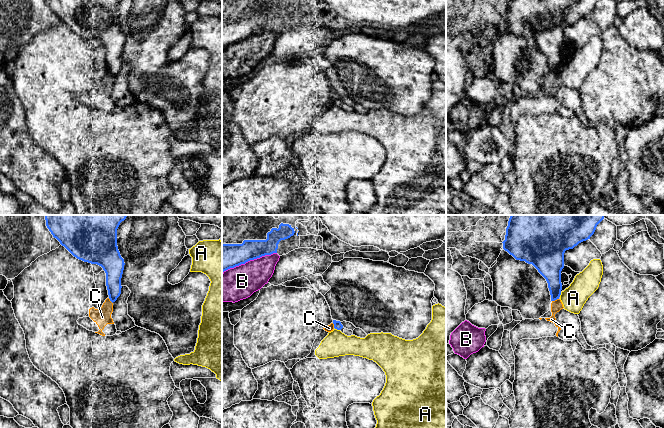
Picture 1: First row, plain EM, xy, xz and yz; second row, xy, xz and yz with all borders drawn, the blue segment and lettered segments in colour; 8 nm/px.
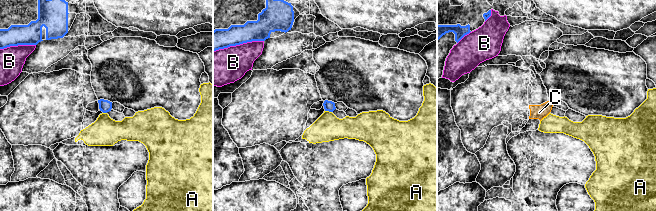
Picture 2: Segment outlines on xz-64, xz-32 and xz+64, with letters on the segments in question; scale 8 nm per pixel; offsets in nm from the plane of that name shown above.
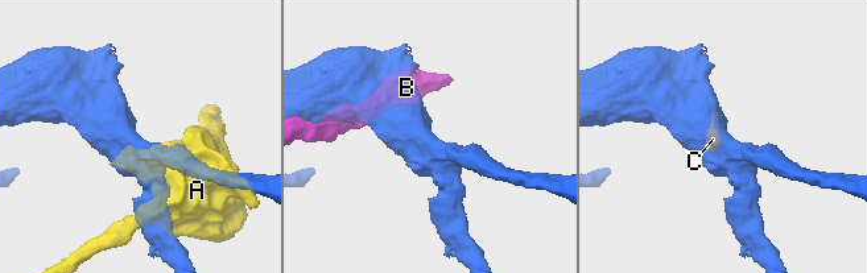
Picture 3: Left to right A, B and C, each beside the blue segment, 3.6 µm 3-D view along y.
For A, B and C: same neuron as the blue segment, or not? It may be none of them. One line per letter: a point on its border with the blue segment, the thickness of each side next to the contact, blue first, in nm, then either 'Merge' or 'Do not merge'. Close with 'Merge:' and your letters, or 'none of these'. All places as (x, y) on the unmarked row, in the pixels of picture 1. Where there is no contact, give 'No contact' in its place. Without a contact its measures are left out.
A: Touches blue at xz (337, 105). Thickness 60 nm (blue) against 200 nm. Do not merge
B: Touches blue at xz (249, 36). Thickness 220 nm (blue) against 260 nm. Do not merge
C: Touches blue at yz (555, 75). Thickness 170 nm (blue) against 90 nm. Do not merge
Merge: none of these

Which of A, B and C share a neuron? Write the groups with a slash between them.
A / B / C

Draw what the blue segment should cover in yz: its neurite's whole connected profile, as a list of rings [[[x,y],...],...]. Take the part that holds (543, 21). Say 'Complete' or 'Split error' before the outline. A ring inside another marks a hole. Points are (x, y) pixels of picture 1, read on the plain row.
Complete. [[[508,0],[503,25],[516,36],[532,40],[546,55],[551,77],[559,75],[562,66],[561,47],[564,29],[590,15],[598,0]]]

